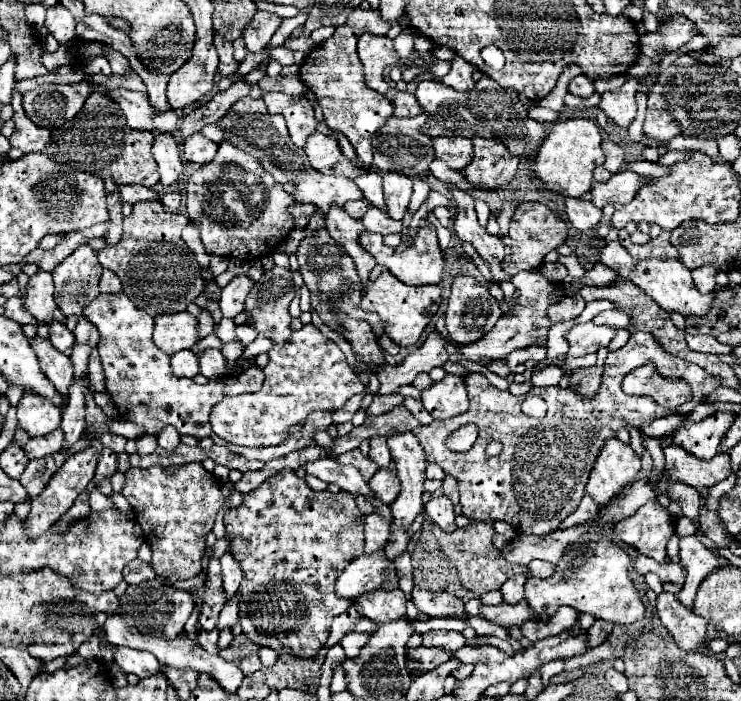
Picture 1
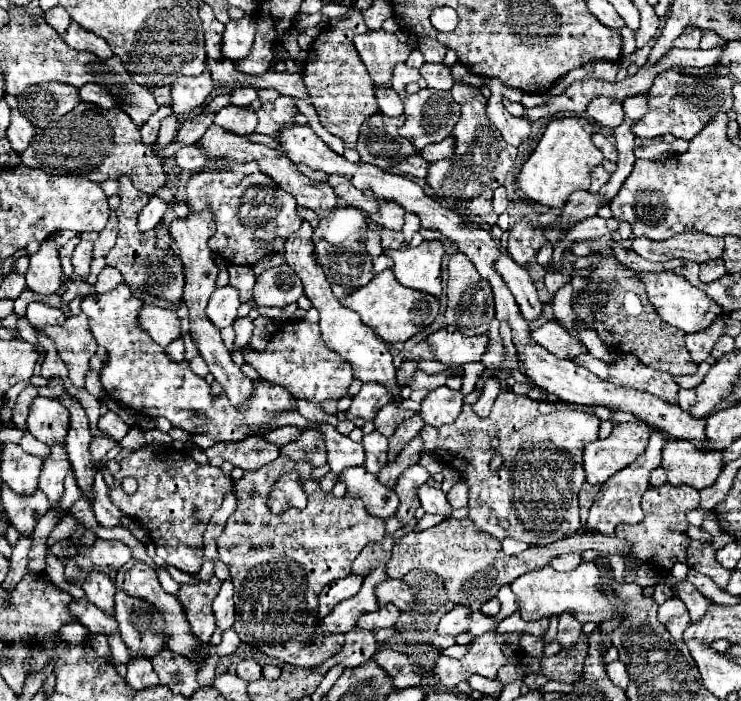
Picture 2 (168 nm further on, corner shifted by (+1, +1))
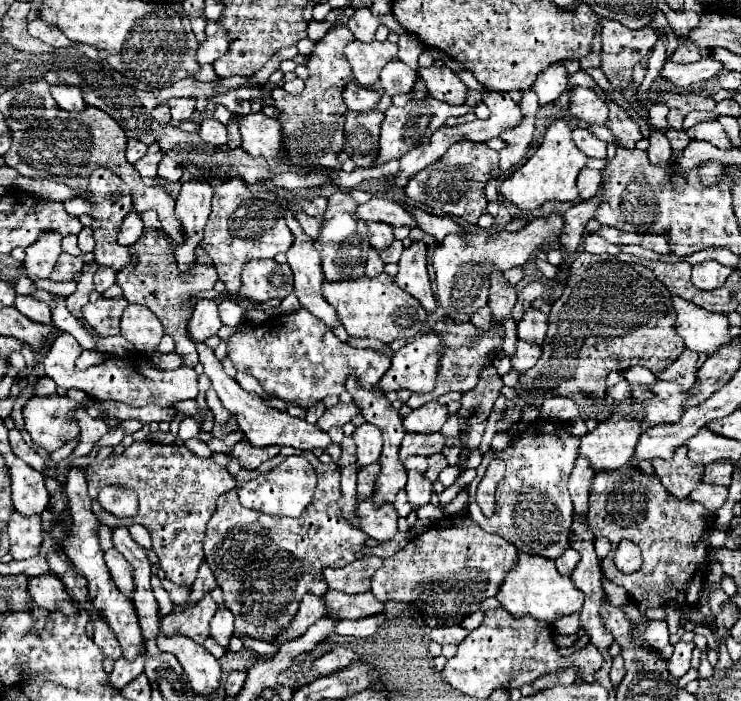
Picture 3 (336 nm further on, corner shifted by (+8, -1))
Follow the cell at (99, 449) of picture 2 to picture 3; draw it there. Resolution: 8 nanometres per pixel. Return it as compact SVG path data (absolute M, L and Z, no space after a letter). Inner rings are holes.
M117 426L117 428L111 428L99 442L97 442L97 446L99 448L107 448L107 446L117 446L121 440L123 440L123 436L125 436L125 432L123 432L123 428L121 426Z

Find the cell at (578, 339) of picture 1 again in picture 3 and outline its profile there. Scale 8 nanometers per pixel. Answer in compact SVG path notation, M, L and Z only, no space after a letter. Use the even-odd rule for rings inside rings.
M525 340L517 342L517 354L513 356L513 370L525 372L533 368L541 358L541 344L525 344Z

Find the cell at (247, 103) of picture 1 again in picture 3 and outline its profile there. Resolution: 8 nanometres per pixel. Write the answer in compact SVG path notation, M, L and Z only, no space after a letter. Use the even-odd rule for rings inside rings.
M205 118L205 120L201 122L199 136L201 136L205 142L209 142L209 144L219 144L219 146L227 144L227 140L229 140L227 126L221 124L221 122L215 120L215 118Z

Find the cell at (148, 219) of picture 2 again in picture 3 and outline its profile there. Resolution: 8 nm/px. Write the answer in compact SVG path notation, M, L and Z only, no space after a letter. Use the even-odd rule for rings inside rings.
M131 212L125 216L125 220L121 224L121 232L119 232L117 242L119 244L135 244L141 234L143 234L143 220L137 212Z

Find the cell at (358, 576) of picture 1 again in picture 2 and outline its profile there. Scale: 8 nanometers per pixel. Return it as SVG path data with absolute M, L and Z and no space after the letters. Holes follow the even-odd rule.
M352 574L346 576L346 578L340 578L340 580L332 582L332 584L328 584L320 592L320 596L318 596L318 612L316 612L316 618L328 616L330 610L336 604L340 604L342 600L348 600L348 598L356 596L358 590L360 590L360 586L362 586L362 578L352 578Z

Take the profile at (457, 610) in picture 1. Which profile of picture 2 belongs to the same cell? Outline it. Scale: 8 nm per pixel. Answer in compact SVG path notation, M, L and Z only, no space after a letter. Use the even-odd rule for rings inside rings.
M384 580L376 586L376 602L378 606L394 604L398 610L406 612L412 606L412 588L408 588L402 580Z

